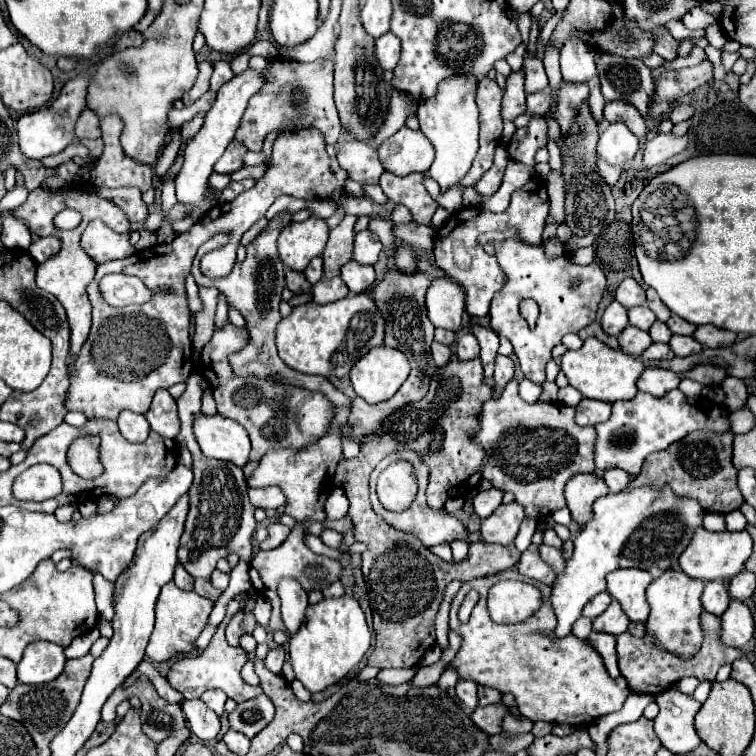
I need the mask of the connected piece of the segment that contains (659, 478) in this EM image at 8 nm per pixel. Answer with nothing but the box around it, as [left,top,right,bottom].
[626,432,744,514]

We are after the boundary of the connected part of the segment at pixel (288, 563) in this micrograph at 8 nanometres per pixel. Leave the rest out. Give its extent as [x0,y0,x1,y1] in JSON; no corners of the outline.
[250,532,340,632]

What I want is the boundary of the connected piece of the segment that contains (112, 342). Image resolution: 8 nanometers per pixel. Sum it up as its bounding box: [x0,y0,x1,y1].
[64,128,346,420]

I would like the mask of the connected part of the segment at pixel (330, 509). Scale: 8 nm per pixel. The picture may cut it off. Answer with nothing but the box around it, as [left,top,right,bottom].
[326,488,348,518]

